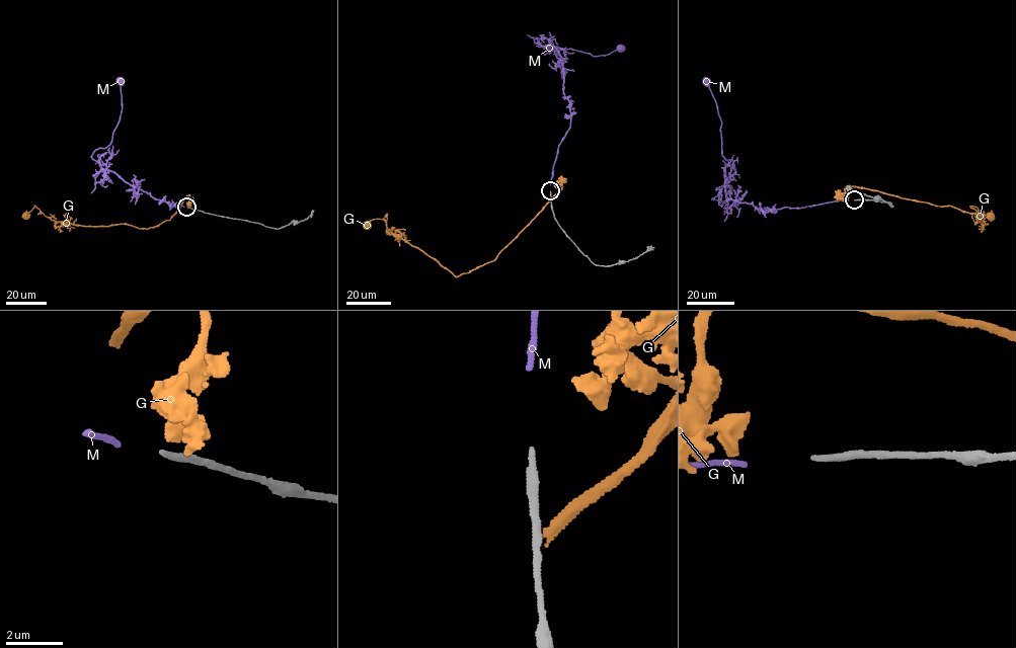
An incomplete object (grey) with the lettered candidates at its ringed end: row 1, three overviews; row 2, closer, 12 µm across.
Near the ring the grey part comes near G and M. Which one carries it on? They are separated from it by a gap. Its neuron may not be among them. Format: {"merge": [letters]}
{"merge": ["M"]}

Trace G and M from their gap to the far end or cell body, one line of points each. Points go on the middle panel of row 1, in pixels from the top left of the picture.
G: (555, 187), (562, 186), (494, 259), (459, 275), (390, 233), (387, 214), (367, 226)
M: (550, 185), (571, 113), (563, 90), (562, 60), (553, 46), (543, 49), (570, 49), (597, 57), (620, 48)

